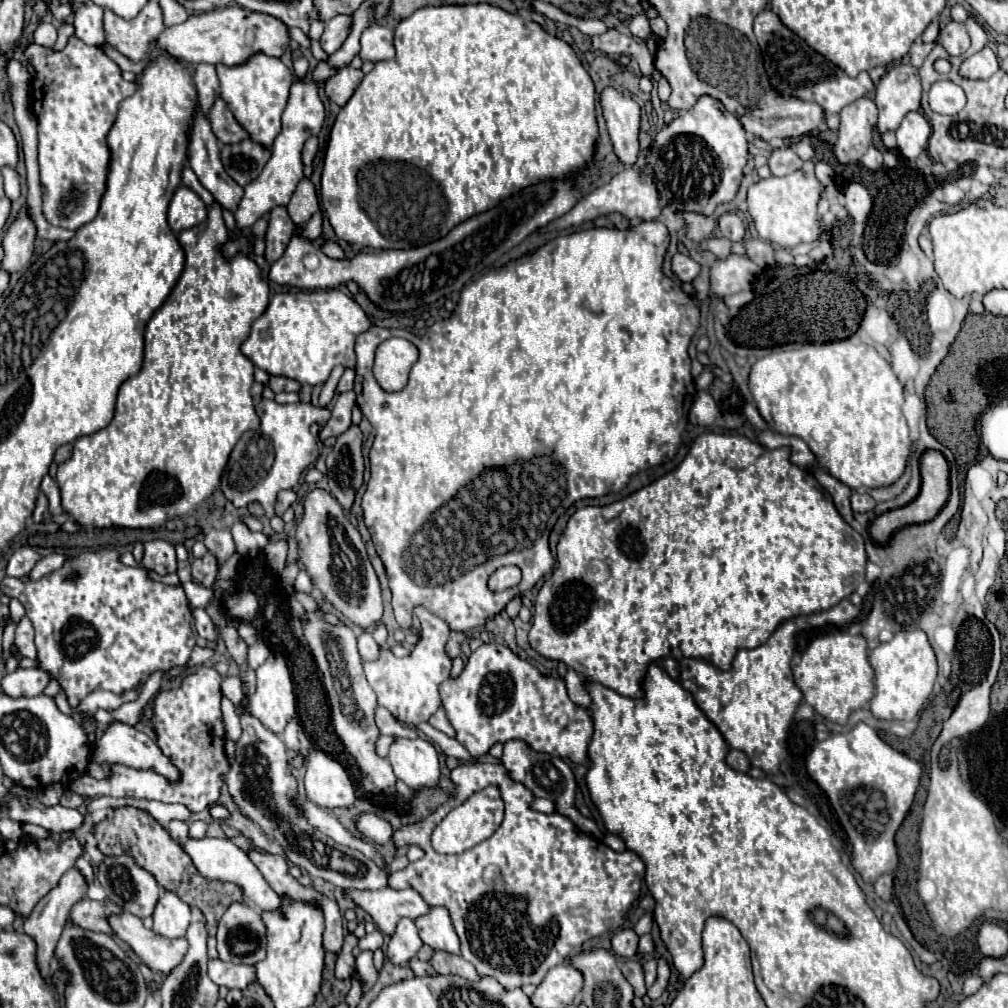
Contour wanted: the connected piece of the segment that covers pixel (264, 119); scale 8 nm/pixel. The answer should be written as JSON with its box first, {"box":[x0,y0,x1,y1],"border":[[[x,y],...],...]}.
{"box":[216,54,292,150],"border":[[[256,54],[252,56],[252,60],[246,60],[244,64],[232,68],[224,68],[222,64],[218,64],[216,70],[220,78],[220,98],[226,102],[228,110],[248,132],[250,140],[270,150],[280,132],[280,116],[288,102],[292,72],[282,64],[282,60],[264,54]]]}

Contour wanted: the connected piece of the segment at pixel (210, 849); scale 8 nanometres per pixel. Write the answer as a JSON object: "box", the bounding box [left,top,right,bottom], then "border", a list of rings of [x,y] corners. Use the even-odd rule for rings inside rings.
{"box":[182,838,282,912],"border":[[[186,838],[186,842],[182,844],[184,852],[192,858],[196,870],[208,878],[208,880],[220,880],[220,882],[232,882],[236,886],[242,888],[242,896],[244,896],[244,902],[250,904],[250,906],[256,906],[260,910],[266,910],[266,912],[274,912],[274,910],[280,910],[282,906],[282,898],[268,886],[268,882],[264,880],[262,872],[254,866],[254,862],[250,860],[250,856],[238,848],[232,840],[228,838]]]}

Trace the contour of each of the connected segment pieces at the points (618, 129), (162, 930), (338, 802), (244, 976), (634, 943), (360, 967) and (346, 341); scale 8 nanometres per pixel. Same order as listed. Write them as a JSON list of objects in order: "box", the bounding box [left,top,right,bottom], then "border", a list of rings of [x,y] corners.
[{"box":[600,88,640,164],"border":[[[604,88],[600,92],[600,106],[616,156],[624,164],[634,164],[640,150],[640,106],[616,88]]]},{"box":[154,890,190,938],"border":[[[164,890],[154,910],[154,932],[166,938],[182,938],[190,924],[190,906],[176,894]]]},{"box":[306,750,356,808],"border":[[[320,750],[306,758],[306,796],[320,808],[352,808],[356,800],[354,786],[346,770]]]},{"box":[208,960,258,990],"border":[[[210,960],[208,962],[208,976],[218,986],[240,988],[240,990],[244,990],[248,984],[258,980],[254,966],[232,964],[232,962],[222,962],[222,960]]]},{"box":[612,928,638,958],"border":[[[630,928],[618,930],[618,932],[612,936],[612,952],[618,954],[618,956],[634,958],[636,948],[638,948],[638,936],[636,936],[636,932],[630,930]]]},{"box":[356,952,378,992],"border":[[[362,952],[356,958],[356,972],[358,972],[360,980],[362,980],[362,990],[368,992],[378,980],[378,970],[372,964],[372,952]]]},{"box":[242,289,372,386],"border":[[[339,289],[312,290],[302,292],[280,292],[272,296],[266,308],[266,312],[252,324],[252,332],[248,340],[242,344],[242,352],[248,360],[252,360],[254,366],[262,368],[268,374],[274,376],[286,376],[292,380],[298,380],[300,384],[308,386],[320,386],[328,380],[334,366],[354,368],[356,354],[354,354],[354,342],[358,334],[368,332],[372,328],[372,322],[368,320],[366,312],[360,308],[356,300],[346,296]]]}]

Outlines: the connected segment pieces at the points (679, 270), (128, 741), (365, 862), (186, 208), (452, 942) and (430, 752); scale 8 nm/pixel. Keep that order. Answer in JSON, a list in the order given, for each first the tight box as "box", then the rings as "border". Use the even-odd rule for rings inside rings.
[{"box":[672,254,700,282],"border":[[[674,254],[672,256],[672,272],[682,280],[682,282],[692,282],[698,272],[700,272],[700,264],[696,264],[690,256],[684,254]]]},{"box":[92,722,180,784],"border":[[[112,722],[108,726],[108,730],[104,732],[104,736],[94,744],[94,750],[92,750],[92,760],[94,762],[108,762],[108,764],[124,764],[124,766],[130,766],[130,768],[136,768],[136,770],[154,770],[158,772],[160,776],[164,776],[170,784],[178,782],[180,780],[180,772],[178,768],[172,764],[172,760],[162,754],[162,750],[158,748],[156,740],[152,740],[148,734],[132,728],[132,726],[126,726],[122,722]]]},{"box":[226,714,409,890],"border":[[[242,714],[242,738],[236,744],[236,762],[230,768],[226,782],[228,790],[238,804],[240,812],[246,814],[256,826],[264,830],[264,834],[284,848],[286,858],[300,866],[312,878],[324,878],[338,888],[356,888],[356,890],[380,890],[386,886],[386,876],[390,872],[404,869],[409,864],[406,856],[396,857],[386,869],[376,868],[372,860],[364,854],[344,848],[340,844],[332,844],[328,836],[316,832],[310,824],[304,824],[300,816],[296,816],[296,808],[288,804],[288,796],[298,796],[296,778],[288,768],[288,752],[284,742],[268,728],[260,724],[260,720]]]},{"box":[168,186,208,234],"border":[[[178,186],[168,208],[168,224],[172,232],[178,234],[182,230],[198,226],[206,220],[206,216],[208,216],[208,208],[200,200],[200,196],[186,186]]]},{"box":[414,908,460,954],"border":[[[430,908],[428,916],[420,916],[420,920],[414,920],[414,922],[420,930],[422,942],[428,944],[432,950],[460,954],[460,940],[458,940],[458,934],[454,932],[454,926],[446,908]]]},{"box":[388,738,440,792],"border":[[[398,738],[392,744],[388,758],[392,762],[396,778],[408,784],[408,788],[412,788],[414,792],[438,786],[440,782],[438,754],[428,740]]]}]

